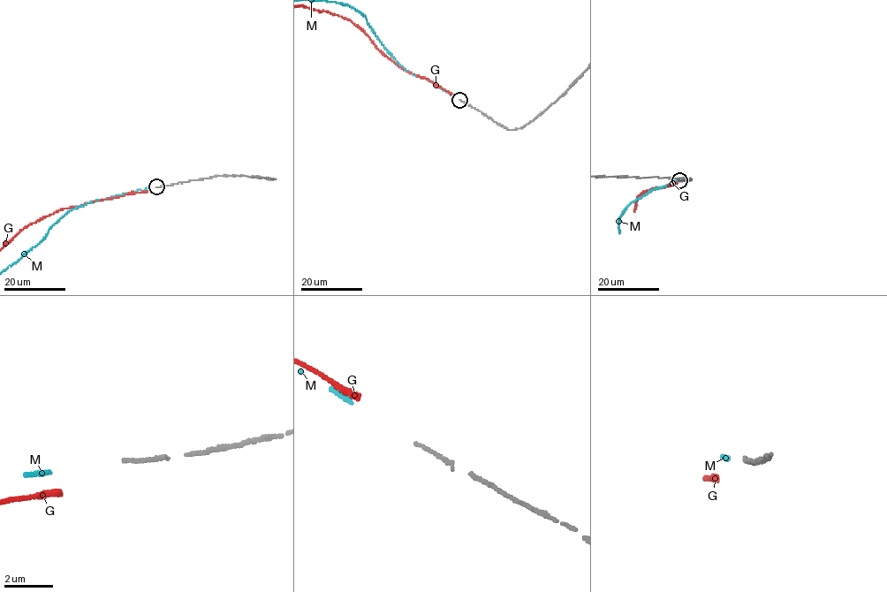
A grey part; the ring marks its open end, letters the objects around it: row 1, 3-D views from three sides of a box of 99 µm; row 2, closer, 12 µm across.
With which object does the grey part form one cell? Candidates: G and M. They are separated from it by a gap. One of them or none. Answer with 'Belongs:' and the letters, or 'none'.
Belongs: M

